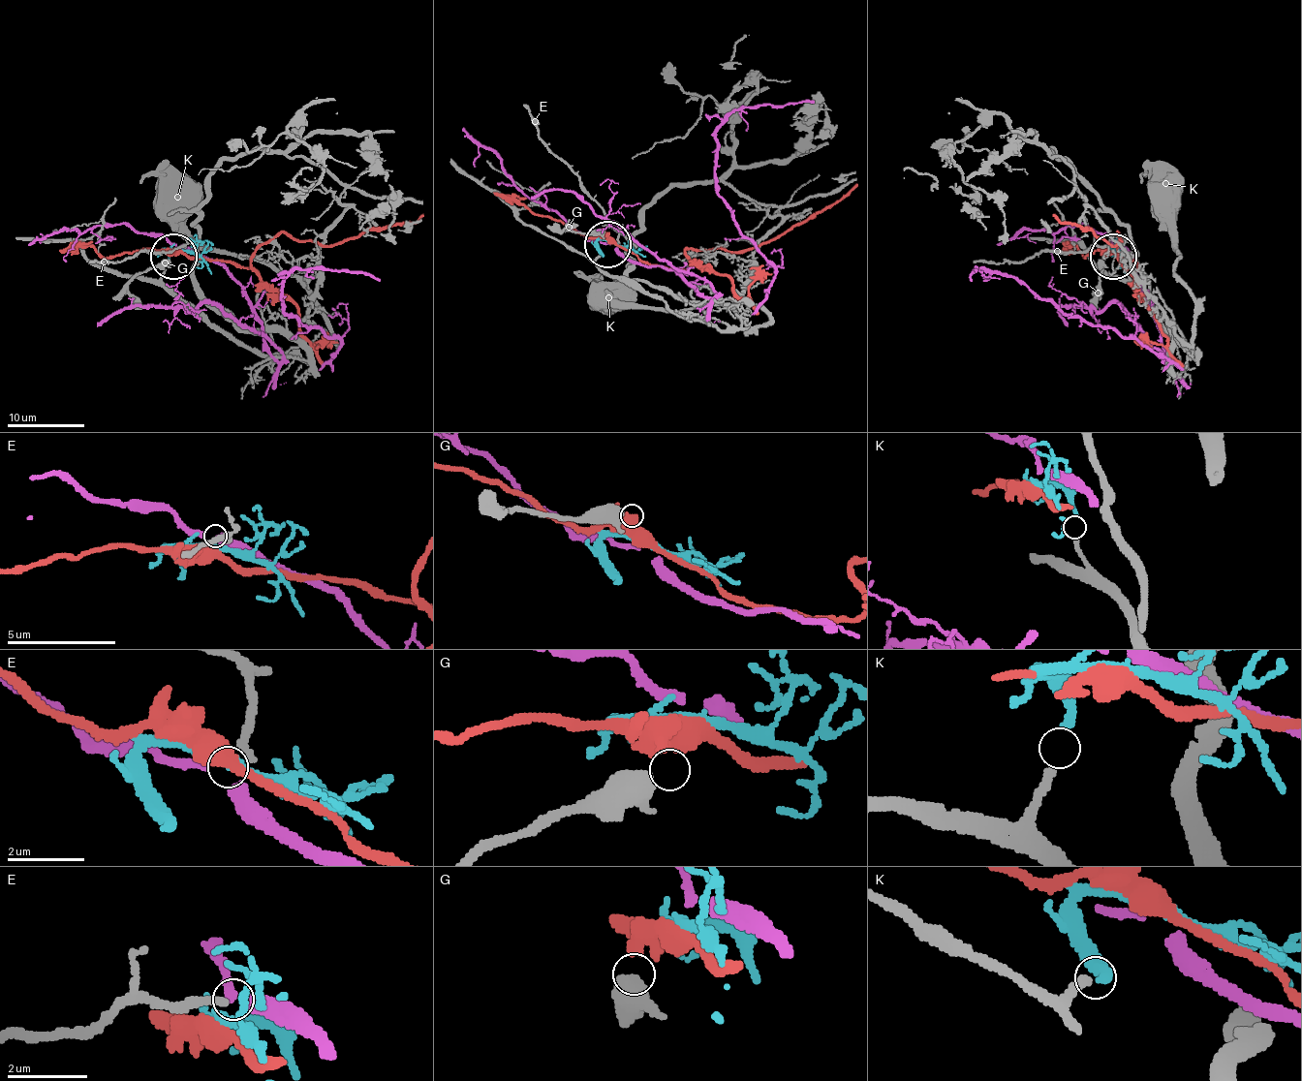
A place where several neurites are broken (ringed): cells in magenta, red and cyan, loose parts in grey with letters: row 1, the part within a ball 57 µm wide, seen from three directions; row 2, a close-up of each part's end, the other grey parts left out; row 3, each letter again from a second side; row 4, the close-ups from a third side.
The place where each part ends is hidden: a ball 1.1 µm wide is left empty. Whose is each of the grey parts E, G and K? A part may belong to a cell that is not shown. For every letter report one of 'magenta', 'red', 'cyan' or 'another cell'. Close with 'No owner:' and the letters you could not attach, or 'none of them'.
E: magenta
G: another cell
K: cyan
No owner: G

